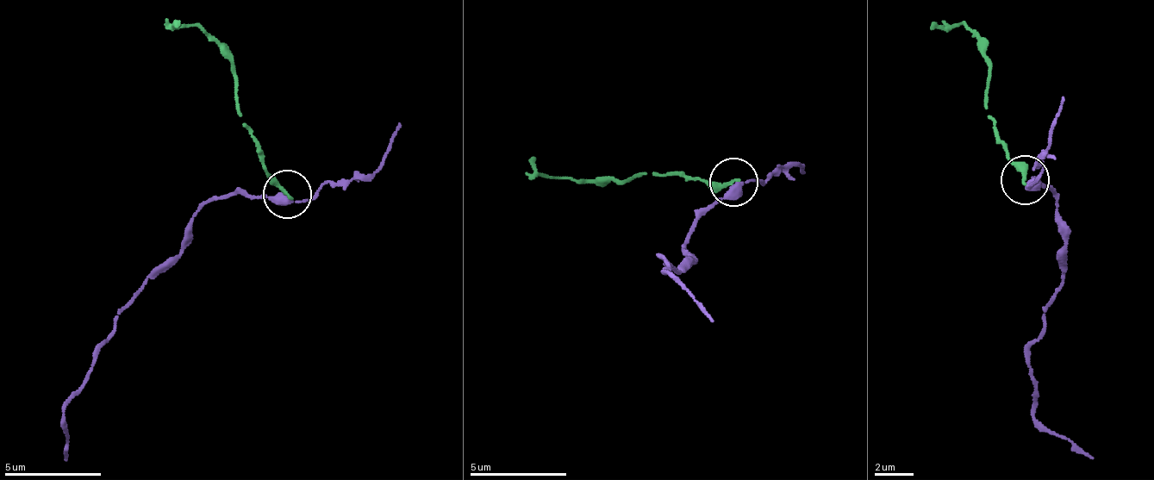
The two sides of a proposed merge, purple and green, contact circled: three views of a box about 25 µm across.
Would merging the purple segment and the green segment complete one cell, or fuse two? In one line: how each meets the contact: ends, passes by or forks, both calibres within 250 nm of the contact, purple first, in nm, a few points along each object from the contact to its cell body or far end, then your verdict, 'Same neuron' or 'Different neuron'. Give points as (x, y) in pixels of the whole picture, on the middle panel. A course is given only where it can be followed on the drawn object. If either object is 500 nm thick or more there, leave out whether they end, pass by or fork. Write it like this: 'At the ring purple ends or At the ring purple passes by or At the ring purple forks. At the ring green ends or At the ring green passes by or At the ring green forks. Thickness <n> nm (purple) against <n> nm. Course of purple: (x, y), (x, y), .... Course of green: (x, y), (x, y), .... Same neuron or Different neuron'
At the ring purple passes by. At the ring green ends. Thickness 400 nm (purple) against 240 nm. Course of purple: (732, 186), (689, 232), (681, 249), (693, 257), (681, 271), (662, 260), (670, 274), (714, 321). Course of green: (732, 181), (646, 174), (617, 183), (544, 178), (533, 158). Different neuron

